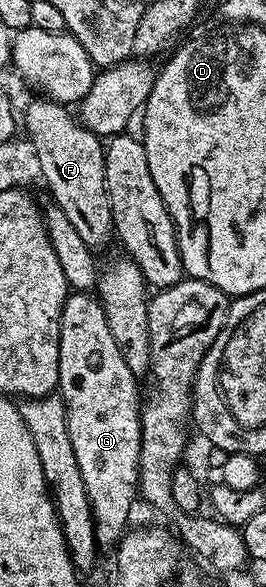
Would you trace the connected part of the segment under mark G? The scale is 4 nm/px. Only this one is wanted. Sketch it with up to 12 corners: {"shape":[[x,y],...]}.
{"shape":[[90,292],[63,302],[57,387],[98,549],[141,479],[133,376]]}

